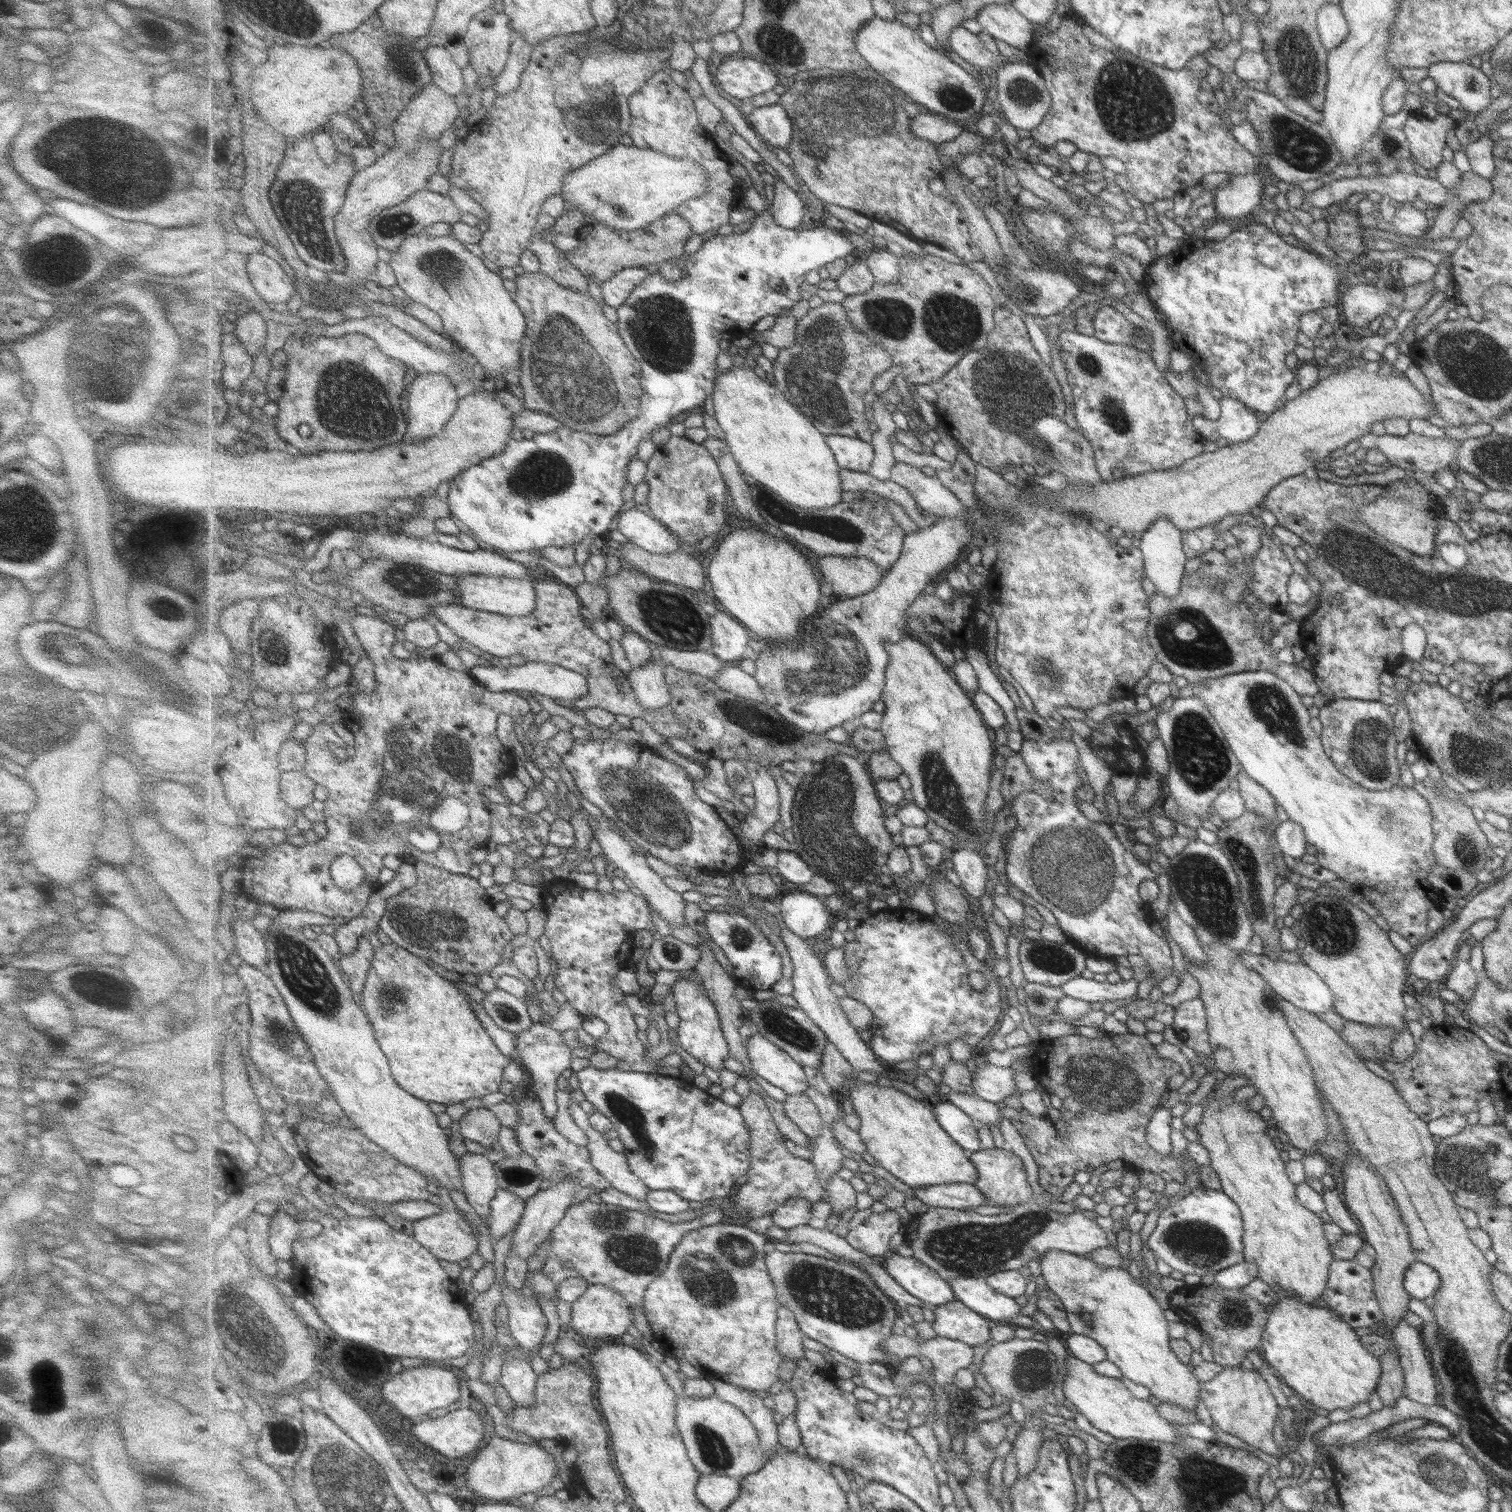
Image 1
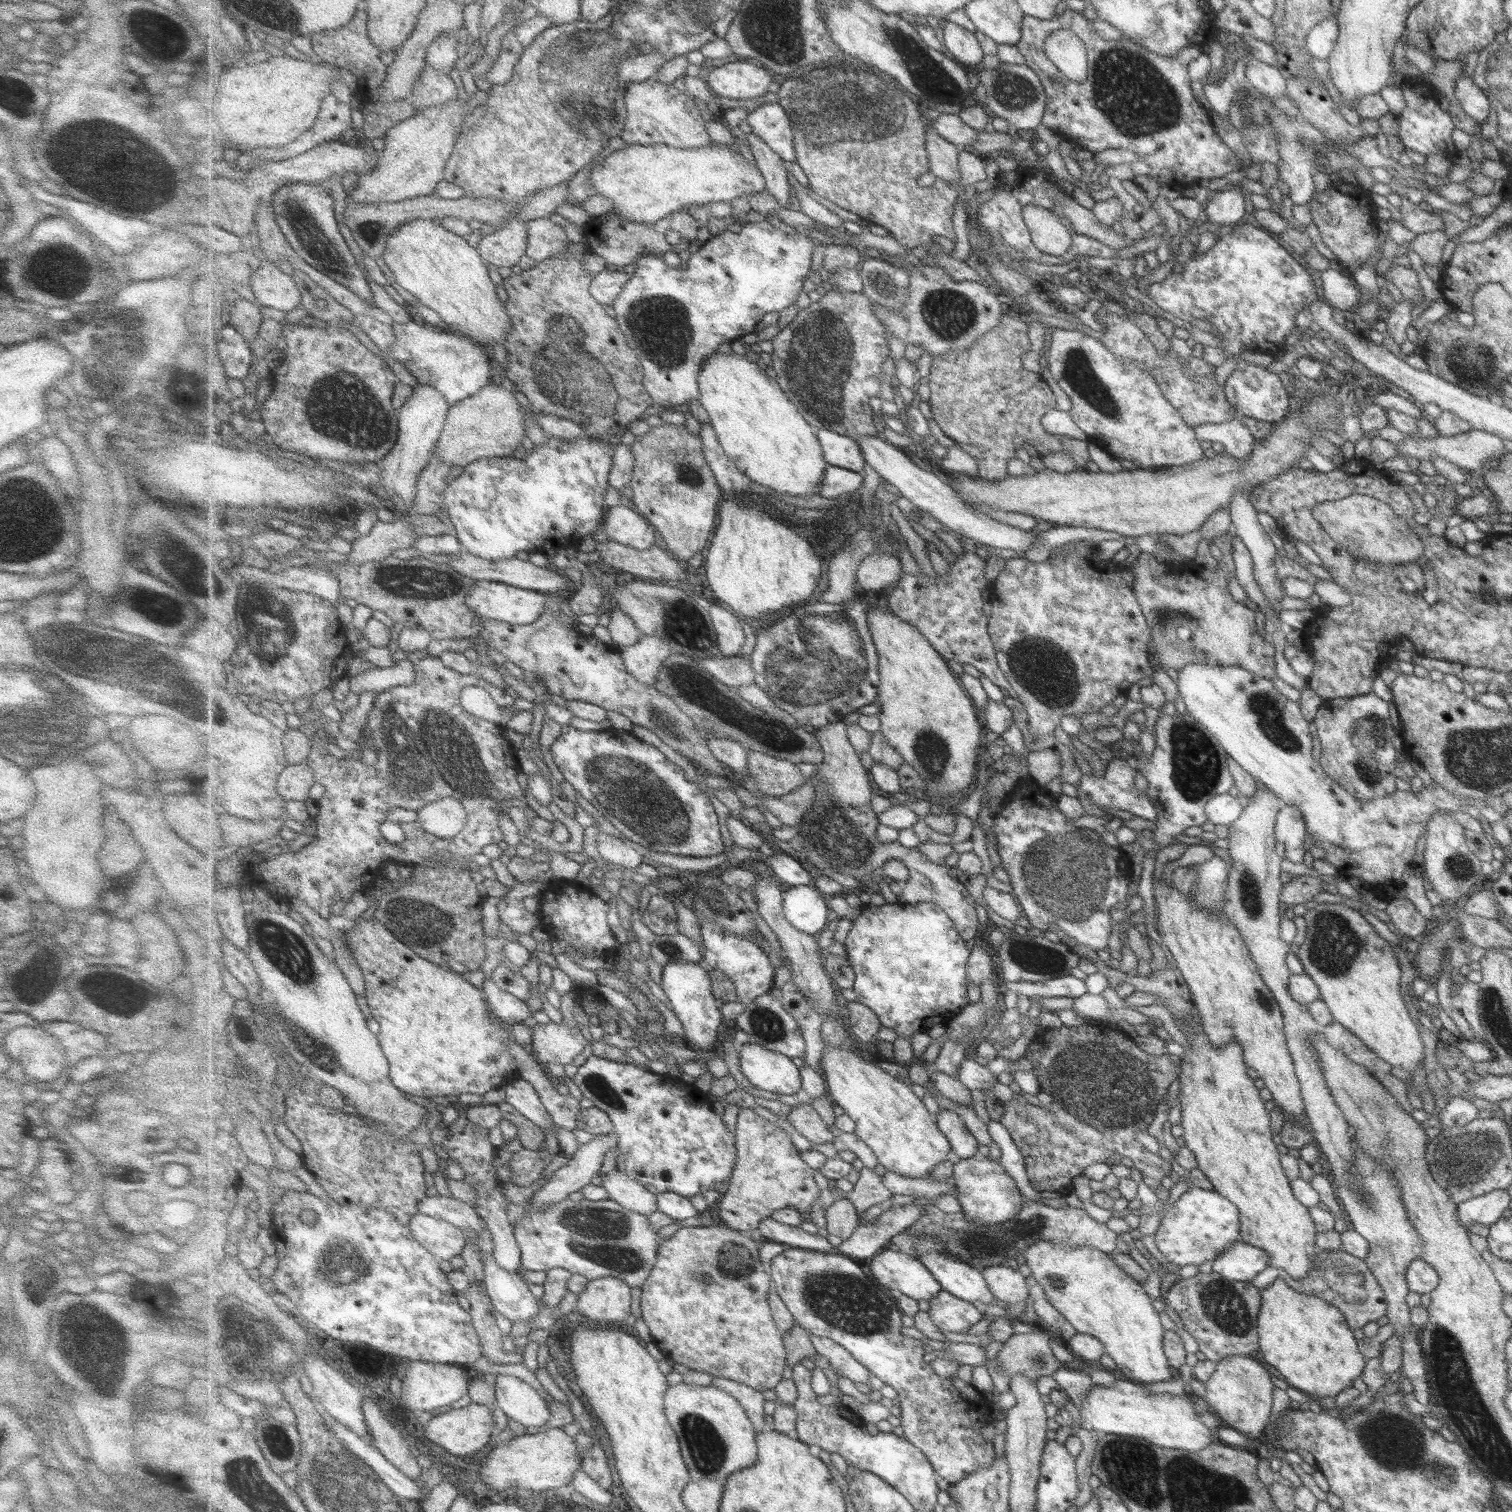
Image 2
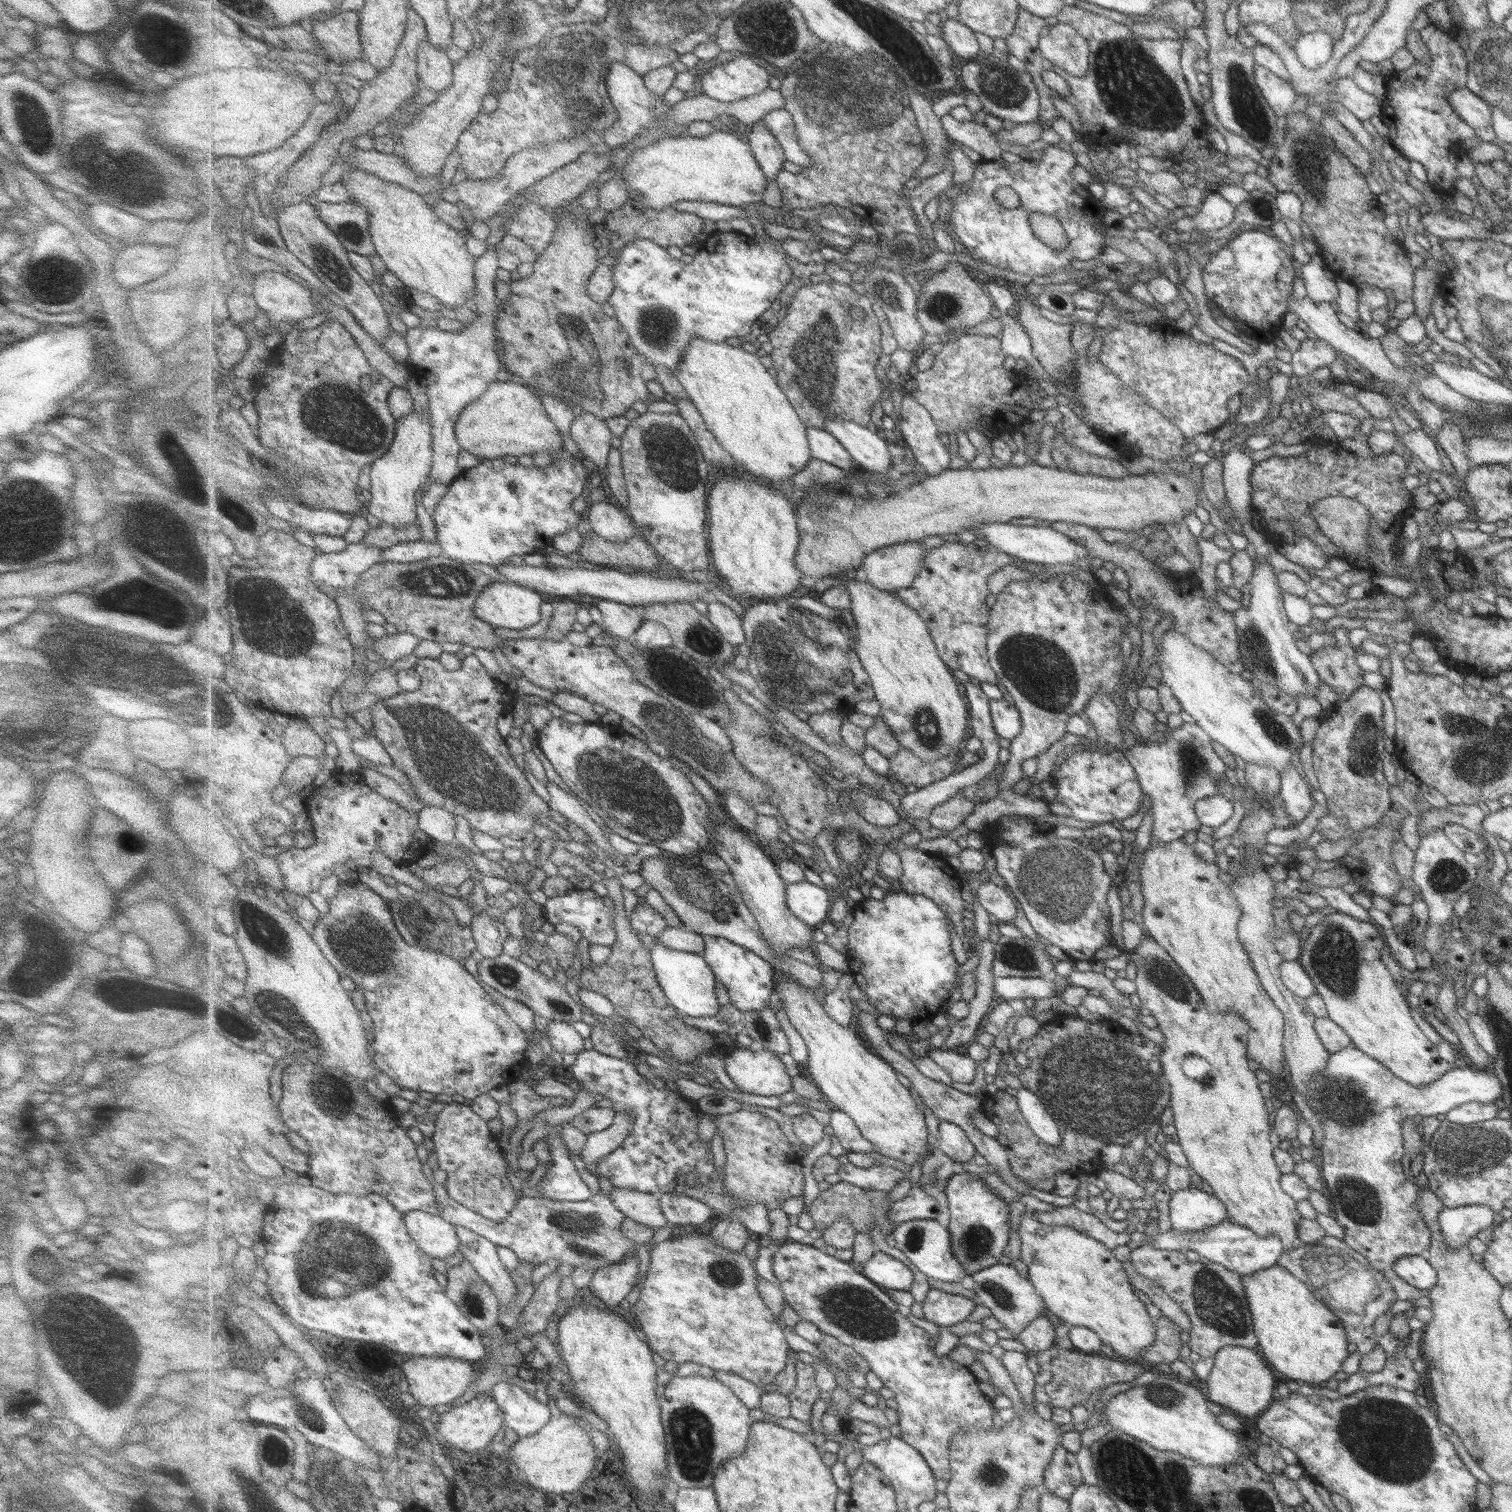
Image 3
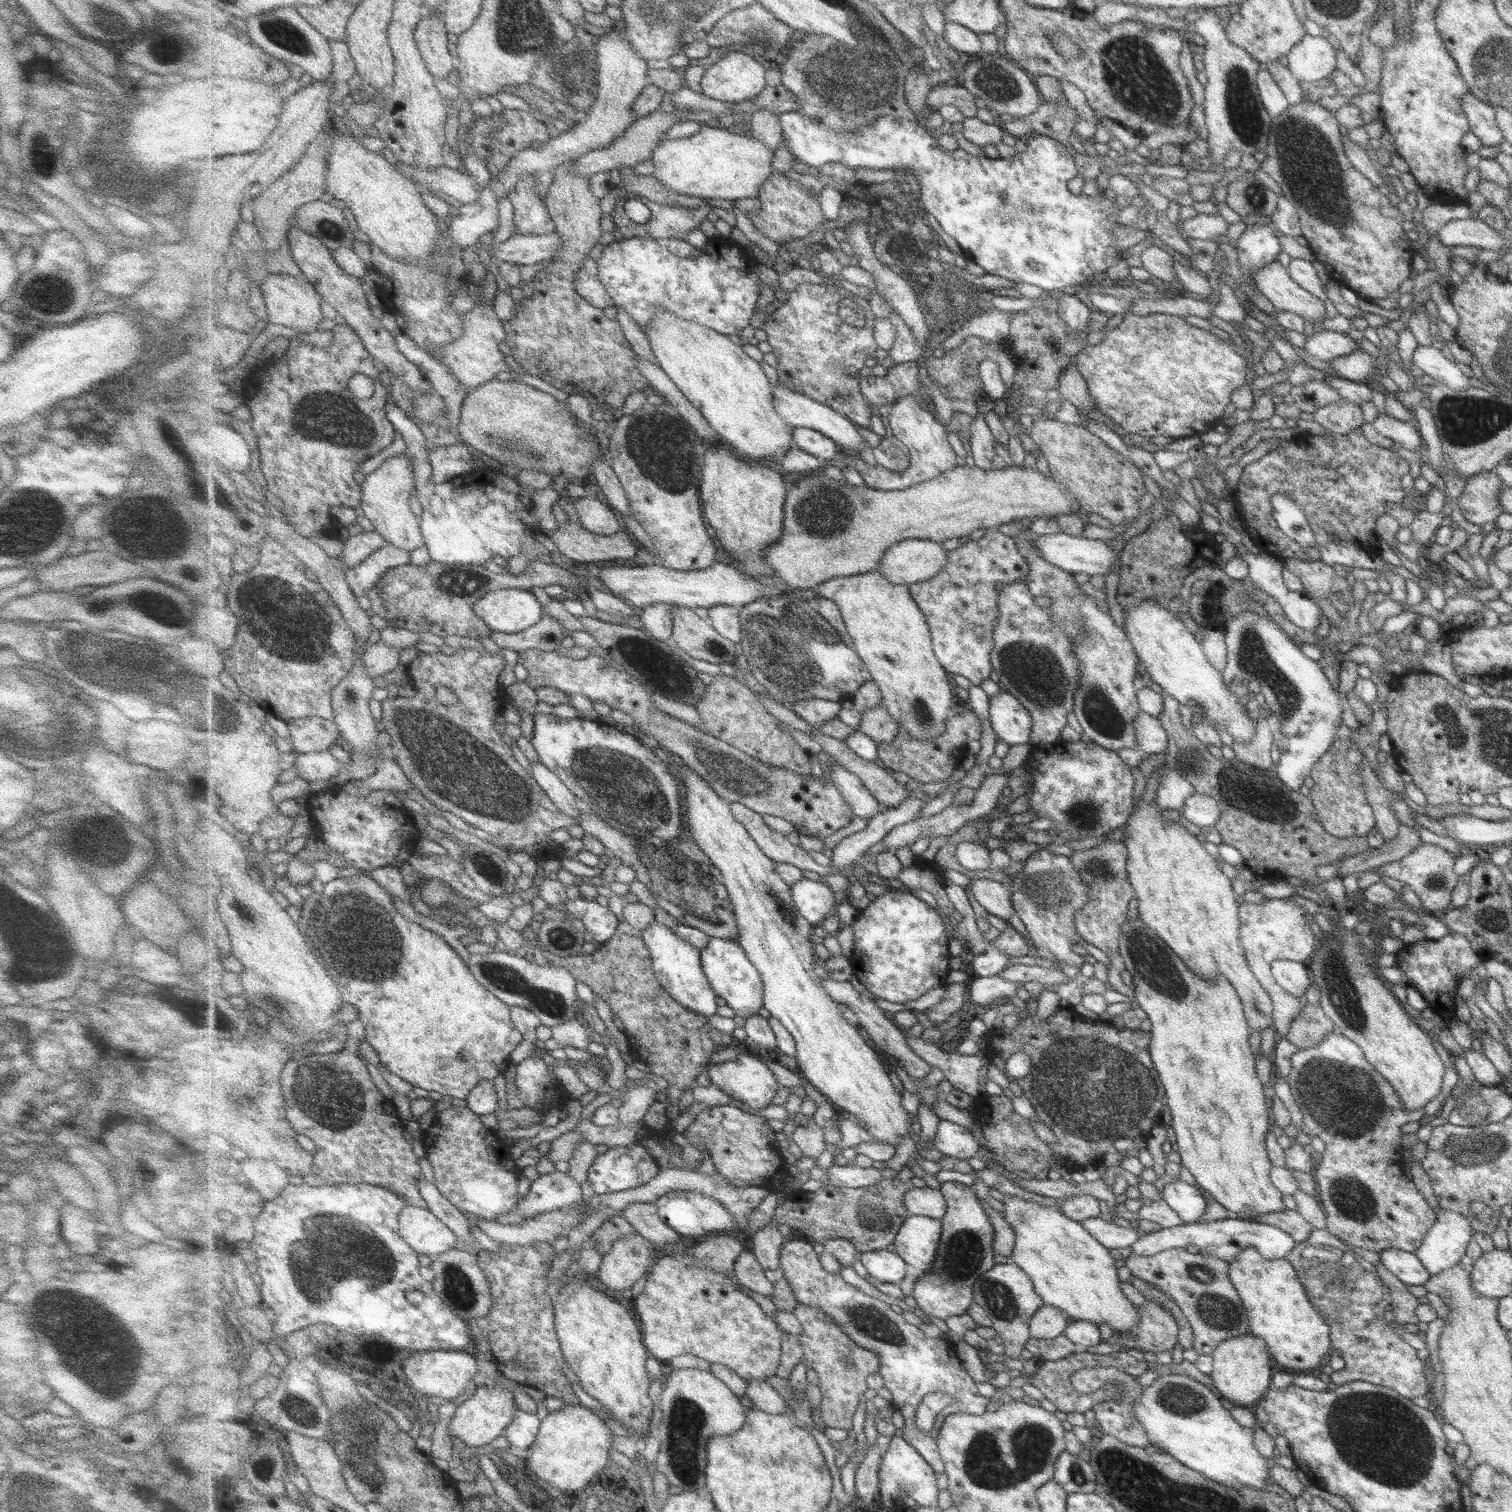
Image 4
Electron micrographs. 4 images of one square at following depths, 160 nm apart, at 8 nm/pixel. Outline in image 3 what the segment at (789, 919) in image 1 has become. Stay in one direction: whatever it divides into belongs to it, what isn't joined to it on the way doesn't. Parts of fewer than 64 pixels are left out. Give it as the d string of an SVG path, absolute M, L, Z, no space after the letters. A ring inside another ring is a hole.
M797 884L788 885L787 903L795 916L814 928L826 922L825 918L828 918L831 910L829 900L801 900Z

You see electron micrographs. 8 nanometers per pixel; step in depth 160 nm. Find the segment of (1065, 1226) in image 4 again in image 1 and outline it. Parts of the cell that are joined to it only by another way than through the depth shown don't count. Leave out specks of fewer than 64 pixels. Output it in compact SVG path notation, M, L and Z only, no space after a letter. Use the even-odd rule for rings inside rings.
M1049 1251L1041 1259L1042 1278L1050 1291L1063 1302L1070 1320L1070 1332L1093 1338L1105 1348L1107 1362L1121 1371L1121 1378L1147 1388L1154 1404L1173 1404L1187 1412L1194 1412L1201 1383L1193 1376L1192 1368L1181 1364L1170 1349L1167 1336L1167 1320L1163 1318L1163 1308L1149 1296L1145 1288L1135 1284L1135 1280L1120 1268L1105 1268L1097 1265L1089 1256L1080 1256L1060 1251Z

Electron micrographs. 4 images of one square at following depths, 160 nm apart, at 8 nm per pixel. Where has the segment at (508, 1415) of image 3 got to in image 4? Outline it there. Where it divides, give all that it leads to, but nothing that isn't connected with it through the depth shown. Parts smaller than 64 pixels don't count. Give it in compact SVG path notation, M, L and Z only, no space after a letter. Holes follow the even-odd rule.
M517 1409L514 1419L504 1431L503 1436L513 1446L527 1451L534 1444L535 1439L538 1438L538 1432L541 1426L542 1420L539 1420L535 1414Z

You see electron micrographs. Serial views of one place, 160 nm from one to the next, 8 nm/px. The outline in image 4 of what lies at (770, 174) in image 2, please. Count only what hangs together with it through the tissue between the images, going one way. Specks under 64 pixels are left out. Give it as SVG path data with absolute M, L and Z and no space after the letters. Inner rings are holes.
M770 110L755 112L748 122L748 132L774 152L784 142L780 115L771 113Z

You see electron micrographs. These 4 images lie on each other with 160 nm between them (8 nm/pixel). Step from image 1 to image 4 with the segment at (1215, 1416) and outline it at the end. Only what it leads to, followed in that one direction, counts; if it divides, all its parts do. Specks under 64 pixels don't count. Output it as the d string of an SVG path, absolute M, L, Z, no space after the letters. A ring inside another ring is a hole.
M1250 1333L1218 1342L1209 1356L1212 1359L1212 1370L1208 1375L1212 1382L1211 1387L1234 1406L1251 1409L1271 1387L1270 1381L1275 1366L1267 1355L1265 1345Z

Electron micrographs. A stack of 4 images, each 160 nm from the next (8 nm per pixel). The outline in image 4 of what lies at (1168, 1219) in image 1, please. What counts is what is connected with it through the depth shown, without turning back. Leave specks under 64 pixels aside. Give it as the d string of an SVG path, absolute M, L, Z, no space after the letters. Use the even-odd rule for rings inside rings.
M1186 1177L1164 1184L1159 1193L1162 1201L1184 1224L1192 1224L1203 1217L1207 1196Z

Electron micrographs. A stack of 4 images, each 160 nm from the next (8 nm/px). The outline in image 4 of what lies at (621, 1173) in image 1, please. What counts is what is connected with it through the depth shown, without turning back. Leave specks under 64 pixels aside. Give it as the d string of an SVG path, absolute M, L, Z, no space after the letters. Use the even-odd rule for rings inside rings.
M656 1203L629 1204L621 1212L637 1233L654 1245L679 1242L680 1235L659 1214Z

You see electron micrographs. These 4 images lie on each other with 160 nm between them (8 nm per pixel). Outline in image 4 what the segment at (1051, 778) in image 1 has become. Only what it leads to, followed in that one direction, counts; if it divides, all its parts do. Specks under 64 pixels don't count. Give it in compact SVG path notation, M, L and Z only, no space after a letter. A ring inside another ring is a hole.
M1051 842L1041 845L1024 862L1019 873L1012 877L1012 903L1016 913L1022 920L1031 936L1034 952L1041 958L1046 958L1061 969L1059 962L1080 967L1088 961L1088 957L1073 952L1071 946L1080 944L1084 938L1076 929L1076 915L1089 901L1089 886L1083 884L1078 870L1074 867L1071 855L1076 851L1068 848L1064 842Z

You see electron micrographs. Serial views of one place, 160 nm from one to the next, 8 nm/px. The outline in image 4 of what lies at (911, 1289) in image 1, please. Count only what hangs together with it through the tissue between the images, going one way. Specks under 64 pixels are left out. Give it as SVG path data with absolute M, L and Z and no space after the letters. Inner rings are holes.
M889 1250L863 1253L861 1262L869 1275L881 1283L901 1283L901 1280L907 1276L906 1261Z

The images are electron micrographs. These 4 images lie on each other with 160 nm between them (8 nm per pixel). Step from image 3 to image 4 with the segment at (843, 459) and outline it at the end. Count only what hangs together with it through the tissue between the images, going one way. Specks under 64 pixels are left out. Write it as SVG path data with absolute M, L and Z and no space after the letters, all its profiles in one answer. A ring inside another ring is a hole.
M797 427L794 430L794 441L799 449L826 463L835 460L835 456L841 450L838 444L825 433L810 428Z

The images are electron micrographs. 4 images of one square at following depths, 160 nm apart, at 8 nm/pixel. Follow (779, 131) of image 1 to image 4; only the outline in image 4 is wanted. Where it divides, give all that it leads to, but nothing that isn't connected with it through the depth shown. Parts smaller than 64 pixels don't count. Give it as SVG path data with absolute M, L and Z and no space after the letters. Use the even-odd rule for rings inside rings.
M798 110L781 113L780 121L788 149L798 162L811 168L820 169L830 162L840 162L854 169L892 170L893 167L901 167L913 173L920 185L919 206L924 212L932 214L944 232L956 240L966 258L988 274L1015 283L1034 285L1043 289L1043 293L1064 293L1082 287L1089 276L1107 272L1107 268L1115 265L1117 252L1111 238L1112 228L1117 225L1115 214L1123 206L1129 206L1131 198L1116 196L1115 204L1111 204L1093 179L1084 181L1078 195L1071 194L1069 180L1078 173L1076 156L1069 154L1067 146L1054 137L1036 136L1027 142L1026 151L1019 151L1007 159L990 159L972 156L961 148L949 152L941 150L937 140L918 119L882 116L868 126L845 134L829 130Z

